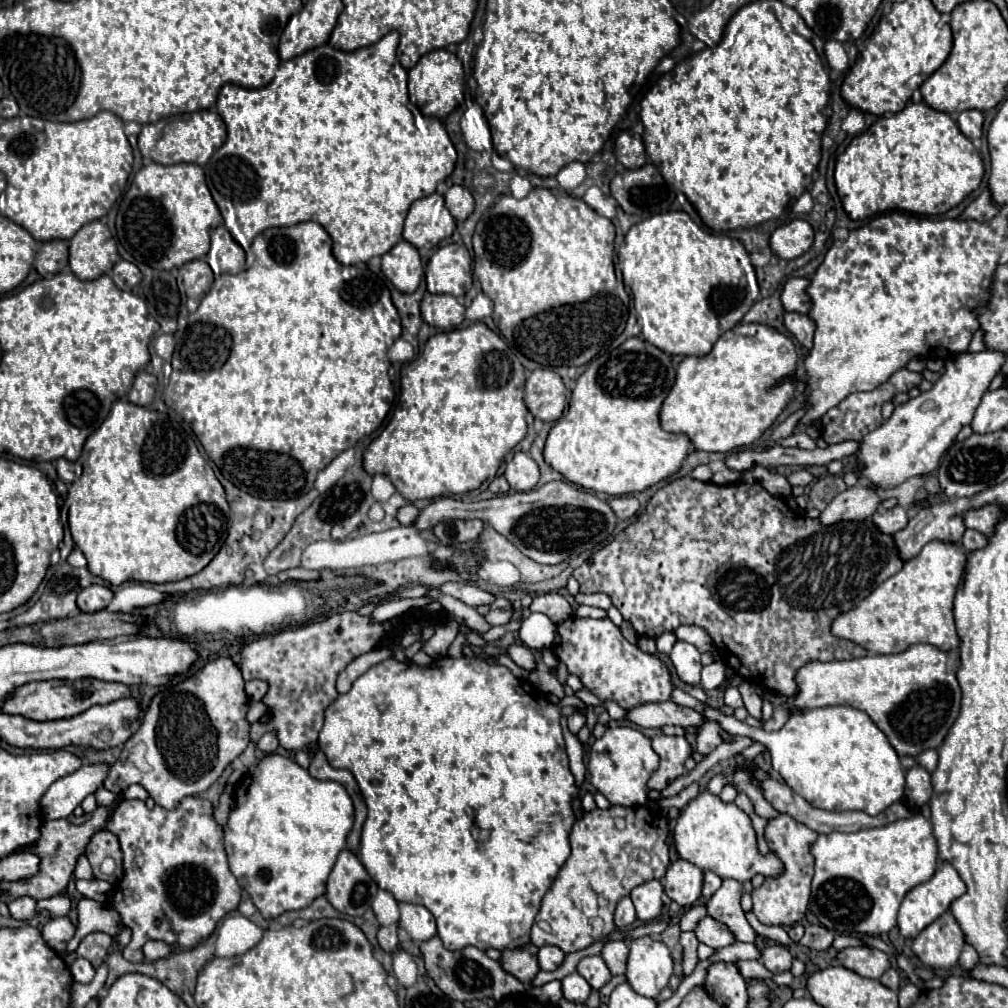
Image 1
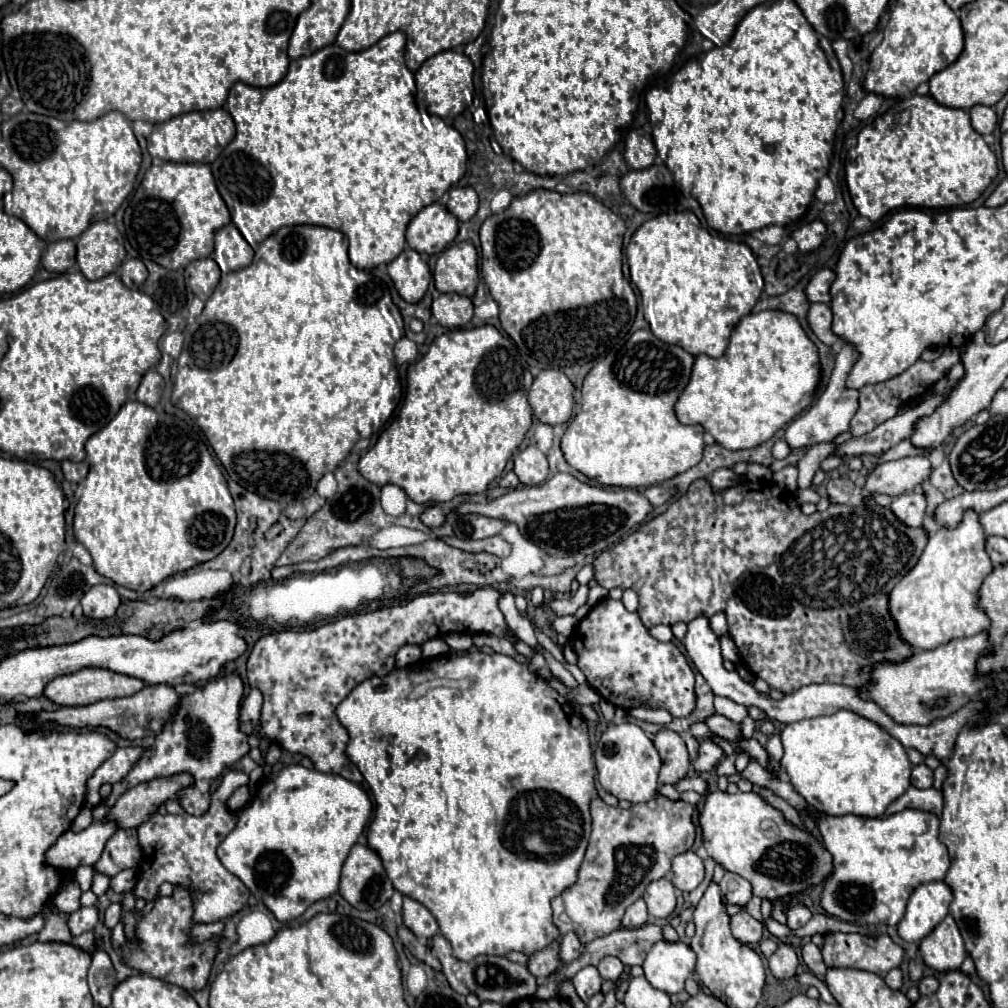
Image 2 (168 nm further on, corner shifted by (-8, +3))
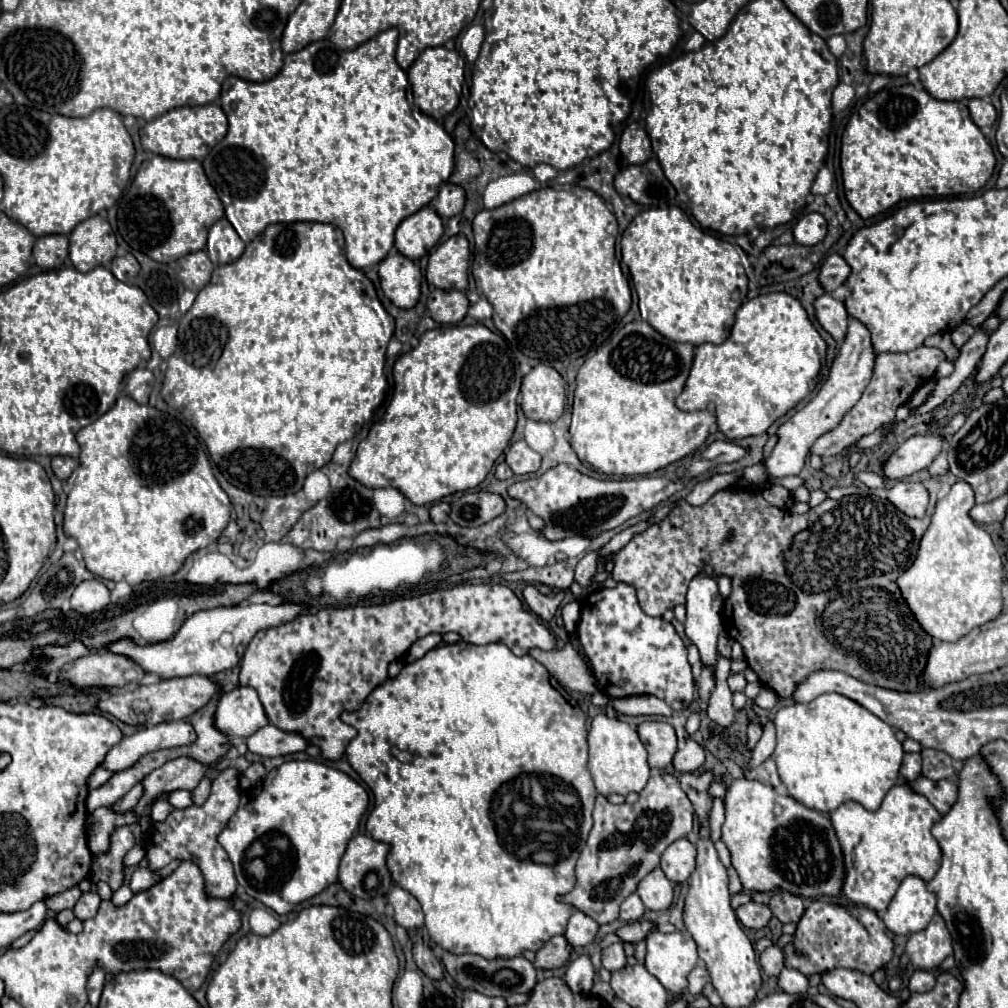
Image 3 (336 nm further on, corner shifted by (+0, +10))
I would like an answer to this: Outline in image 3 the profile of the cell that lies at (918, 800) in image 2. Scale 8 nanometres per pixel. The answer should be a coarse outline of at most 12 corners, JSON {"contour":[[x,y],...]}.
{"contour":[[953,779],[907,783],[943,815],[957,799]]}

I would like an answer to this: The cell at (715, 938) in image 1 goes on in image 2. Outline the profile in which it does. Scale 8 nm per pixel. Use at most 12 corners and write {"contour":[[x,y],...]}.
{"contour":[[745,910],[731,918],[731,932],[745,944],[763,938],[765,924]]}

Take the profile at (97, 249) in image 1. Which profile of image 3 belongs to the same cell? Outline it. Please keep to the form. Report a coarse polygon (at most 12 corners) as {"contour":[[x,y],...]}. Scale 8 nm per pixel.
{"contour":[[99,215],[69,235],[69,259],[81,273],[109,265],[117,247]]}

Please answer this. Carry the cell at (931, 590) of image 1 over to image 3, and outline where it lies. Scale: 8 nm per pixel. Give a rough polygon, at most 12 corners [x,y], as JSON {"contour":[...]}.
{"contour":[[937,501],[897,579],[927,635],[957,641],[1003,609],[1001,555],[969,517]]}

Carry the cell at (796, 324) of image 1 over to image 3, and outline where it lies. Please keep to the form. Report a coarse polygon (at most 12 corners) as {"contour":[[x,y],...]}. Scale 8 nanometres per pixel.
{"contour":[[831,295],[815,299],[819,325],[837,341],[845,337],[849,315]]}

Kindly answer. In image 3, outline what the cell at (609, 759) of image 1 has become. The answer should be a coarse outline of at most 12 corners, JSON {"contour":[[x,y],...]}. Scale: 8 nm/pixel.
{"contour":[[605,713],[591,721],[588,769],[601,795],[641,791],[647,749]]}

